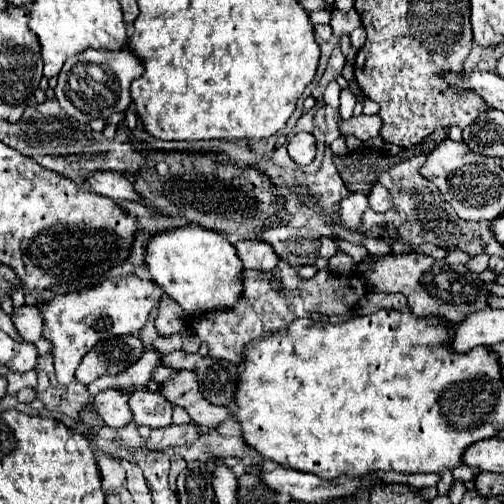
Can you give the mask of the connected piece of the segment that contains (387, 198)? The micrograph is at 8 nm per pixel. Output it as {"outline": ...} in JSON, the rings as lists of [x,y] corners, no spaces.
{"outline":[[[375,184],[369,190],[369,196],[367,198],[369,198],[369,206],[375,212],[387,212],[391,208],[391,194],[381,184]]]}

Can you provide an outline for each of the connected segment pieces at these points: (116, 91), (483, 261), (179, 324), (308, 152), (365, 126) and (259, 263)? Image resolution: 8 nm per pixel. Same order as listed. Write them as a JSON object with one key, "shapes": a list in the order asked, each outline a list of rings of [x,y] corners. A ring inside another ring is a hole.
{"shapes":[[[[93,50],[69,58],[61,72],[55,88],[55,98],[61,108],[79,122],[91,122],[97,118],[109,118],[115,112],[125,112],[131,106],[129,86],[135,78],[143,74],[143,64],[133,52],[127,50]]],[[[479,254],[479,256],[475,256],[473,260],[469,260],[465,266],[467,266],[467,270],[471,270],[471,272],[483,272],[485,268],[487,268],[487,262],[489,262],[489,256],[487,254]]],[[[165,296],[165,300],[161,300],[161,304],[157,306],[155,330],[159,336],[167,338],[186,329],[190,320],[191,317],[183,312],[183,308],[177,302]]],[[[297,132],[291,136],[291,144],[287,144],[287,152],[293,162],[307,166],[315,158],[315,136],[309,132]]],[[[353,116],[349,120],[339,122],[339,132],[343,136],[355,136],[361,142],[379,136],[381,130],[381,118],[379,116]]],[[[237,240],[235,250],[243,262],[243,268],[249,268],[249,270],[269,272],[279,262],[273,248],[269,248],[269,244],[261,240]]]]}

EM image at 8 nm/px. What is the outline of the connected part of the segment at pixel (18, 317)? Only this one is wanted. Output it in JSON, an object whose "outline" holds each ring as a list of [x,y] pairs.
{"outline":[[[23,304],[21,308],[13,308],[11,320],[13,320],[13,326],[15,326],[17,334],[19,334],[25,342],[31,342],[31,344],[33,344],[33,342],[37,342],[37,340],[41,338],[43,320],[41,320],[39,308],[27,306],[27,304]]]}

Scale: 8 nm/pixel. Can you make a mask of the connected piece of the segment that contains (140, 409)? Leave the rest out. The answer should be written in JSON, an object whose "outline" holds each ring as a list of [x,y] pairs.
{"outline":[[[135,390],[129,396],[129,408],[133,412],[133,422],[137,426],[165,428],[171,424],[173,406],[159,392]]]}

